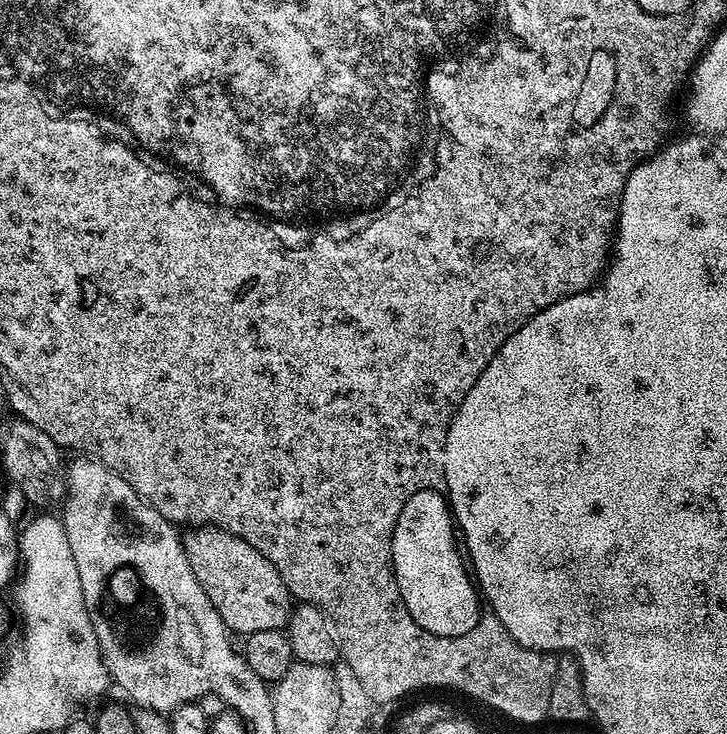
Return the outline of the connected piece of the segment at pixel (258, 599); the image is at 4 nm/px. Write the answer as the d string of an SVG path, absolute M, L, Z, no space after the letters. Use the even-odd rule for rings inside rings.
M200 526L189 532L192 533L183 537L184 552L188 555L188 561L198 582L202 582L202 590L206 590L210 602L214 602L229 633L241 632L241 637L247 638L249 634L258 630L282 630L289 625L294 609L291 592L276 567L263 554L254 550L254 546L250 546L250 542L246 542L222 528Z

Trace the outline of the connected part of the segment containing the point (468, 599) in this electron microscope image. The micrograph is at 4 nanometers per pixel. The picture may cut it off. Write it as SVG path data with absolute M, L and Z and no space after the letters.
M408 507L396 518L394 536L396 568L404 598L414 618L420 620L420 624L426 628L428 636L464 640L464 636L472 636L472 632L476 632L476 628L480 628L484 620L494 619L494 610L488 607L466 567L454 531L454 517L447 507Z

